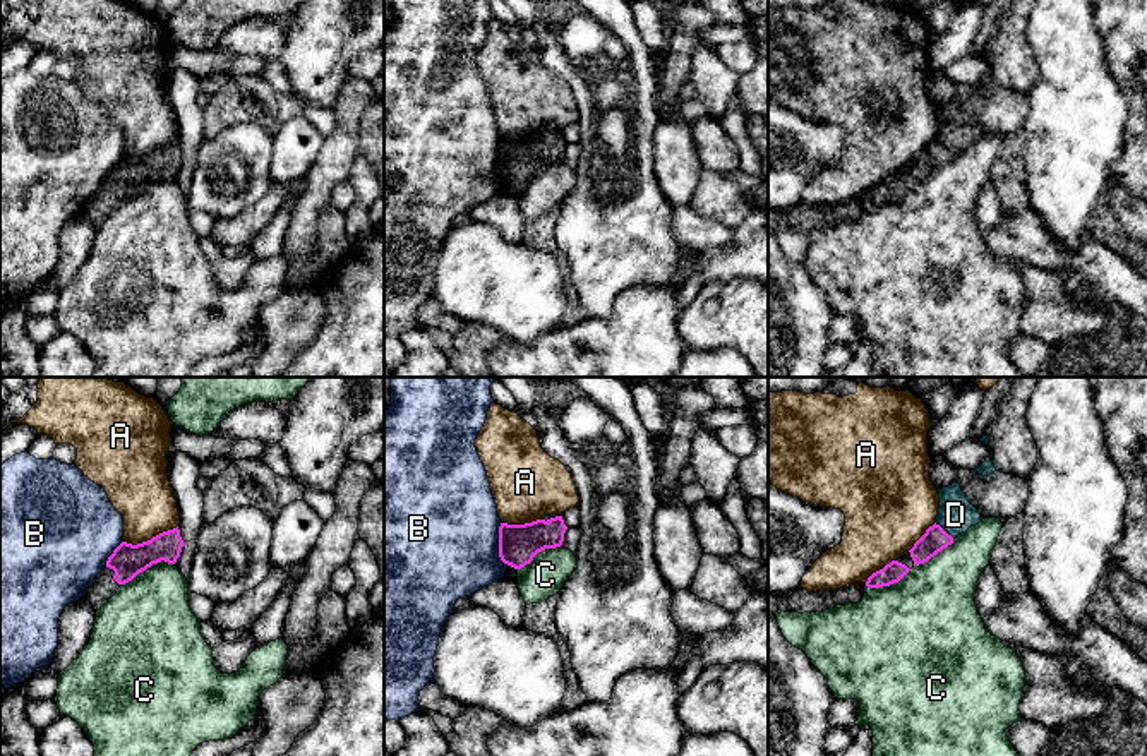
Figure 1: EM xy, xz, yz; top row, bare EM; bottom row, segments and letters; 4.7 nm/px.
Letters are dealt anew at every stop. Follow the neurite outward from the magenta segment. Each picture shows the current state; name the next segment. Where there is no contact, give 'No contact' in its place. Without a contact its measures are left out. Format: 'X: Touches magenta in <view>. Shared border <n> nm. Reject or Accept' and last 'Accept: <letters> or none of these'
A: Touches magenta in xy. Shared border 260 nm. Reject
B: Touches magenta in xz. Shared border 200 nm. Reject
C: Touches magenta in xy. Shared border 280 nm. Reject
D: Touches magenta in yz. Shared border 120 nm. Accept
Accept: D

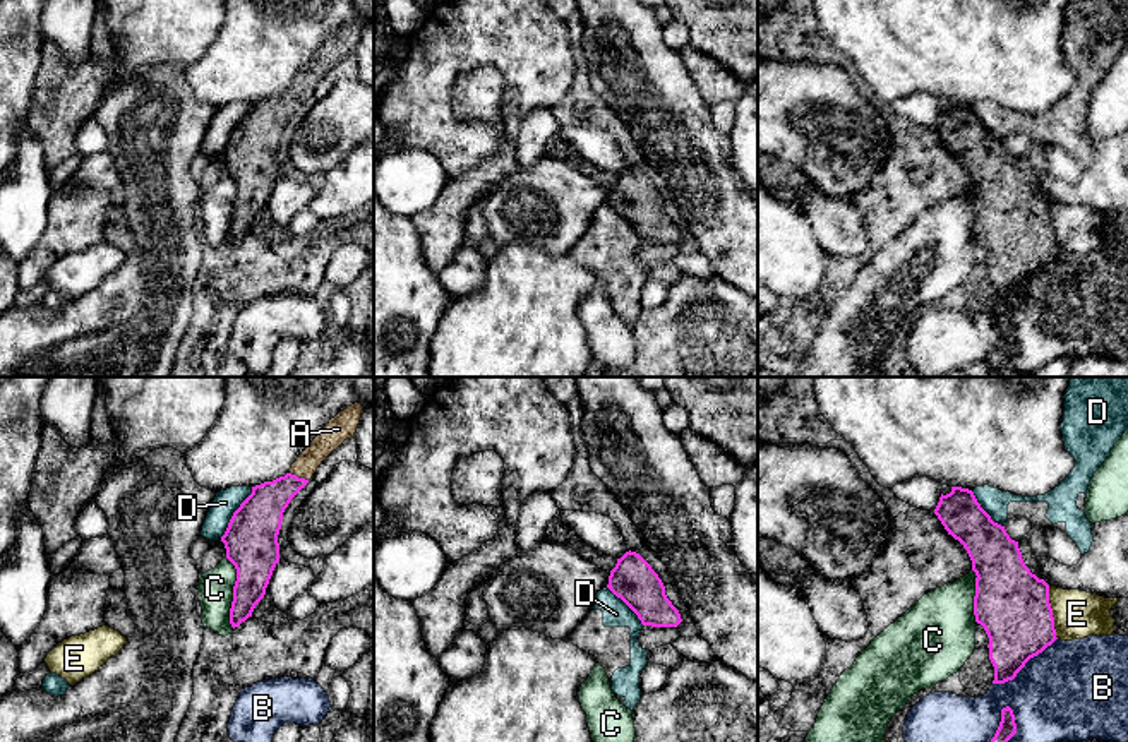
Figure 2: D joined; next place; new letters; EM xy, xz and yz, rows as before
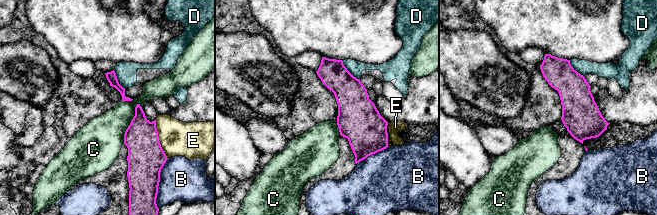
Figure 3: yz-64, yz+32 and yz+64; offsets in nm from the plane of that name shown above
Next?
A: Touches magenta in xy. Shared border 100 nm. Accept
B: Touches magenta in yz. Shared border 280 nm. Reject
C: Touches magenta in xy. Shared border 340 nm. Reject
D: Touches magenta in xy. Shared border 280 nm. Reject
E: Touches magenta in yz. Shared border 260 nm. Reject
Accept: A

